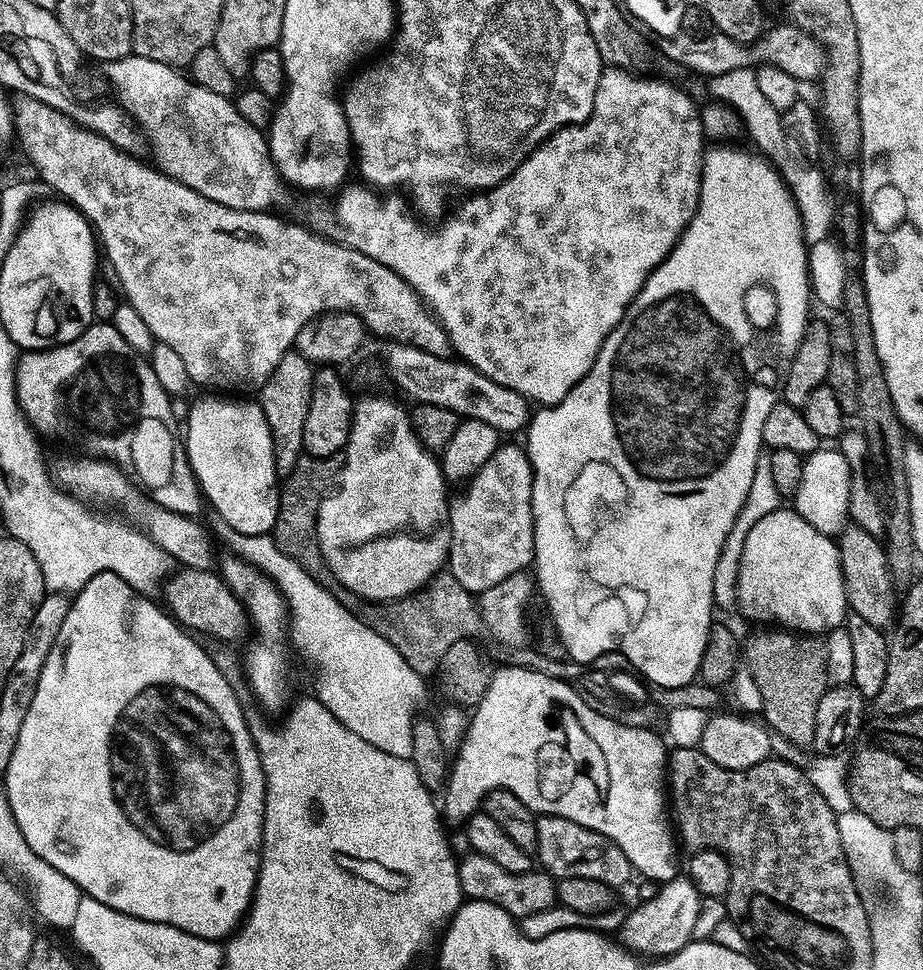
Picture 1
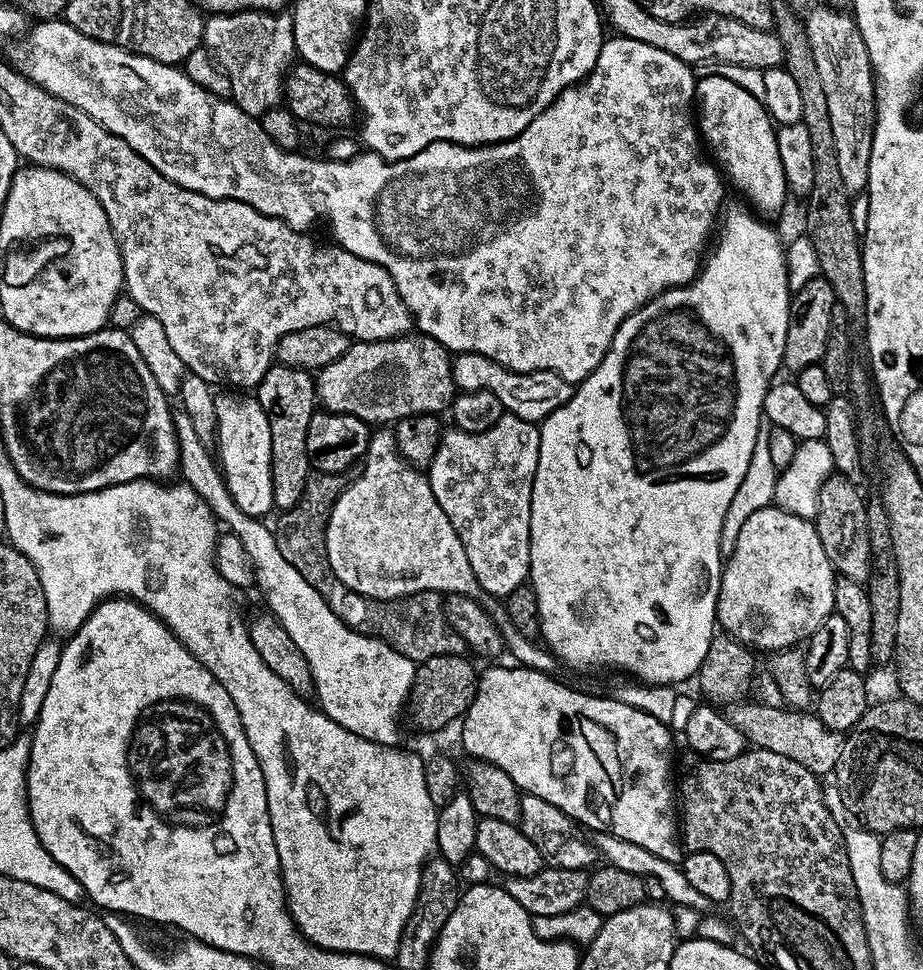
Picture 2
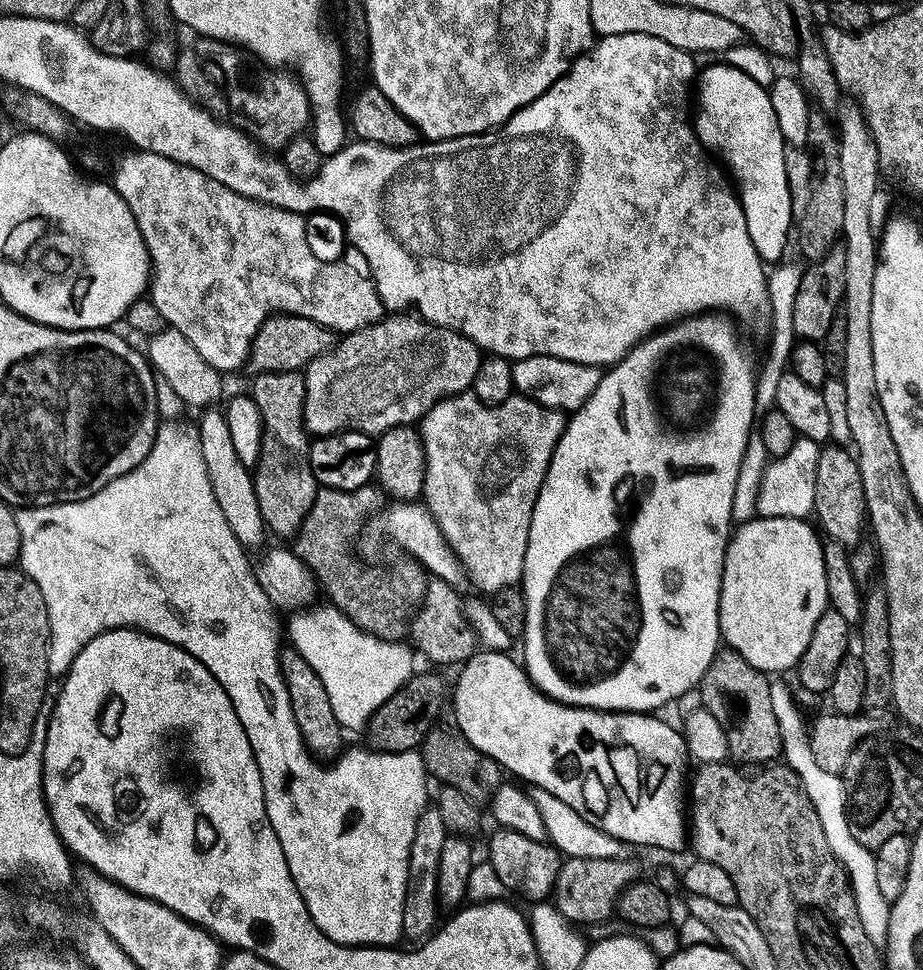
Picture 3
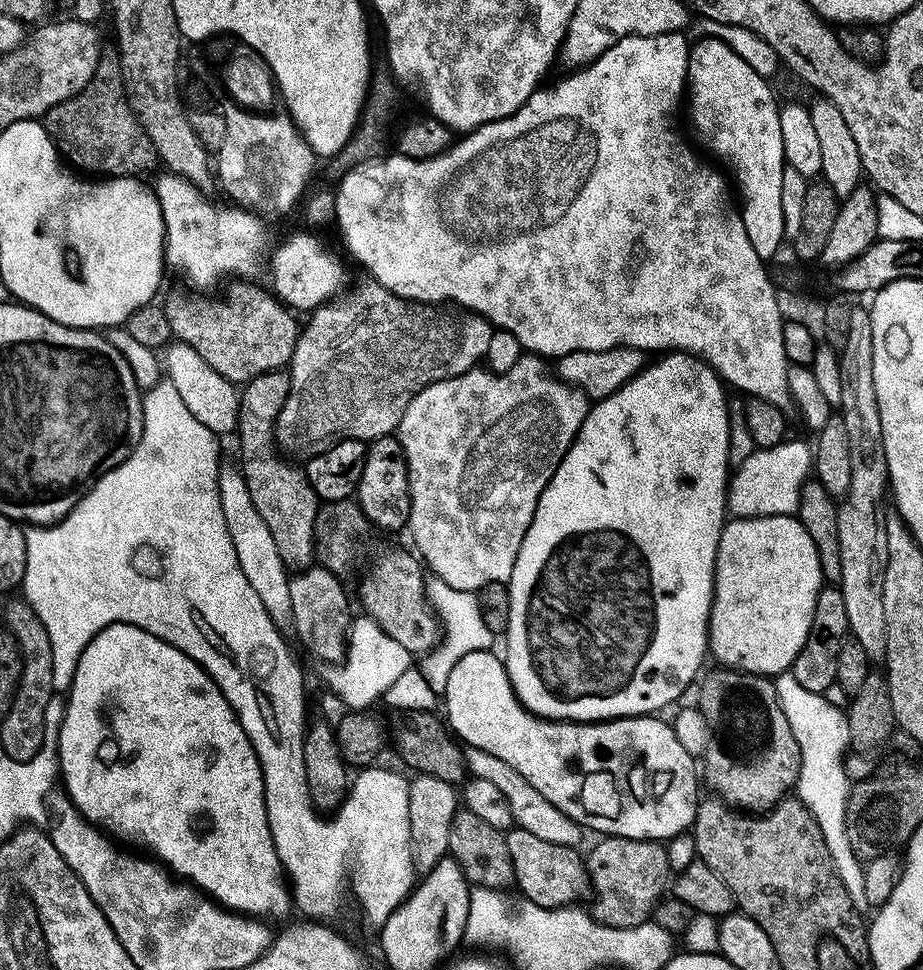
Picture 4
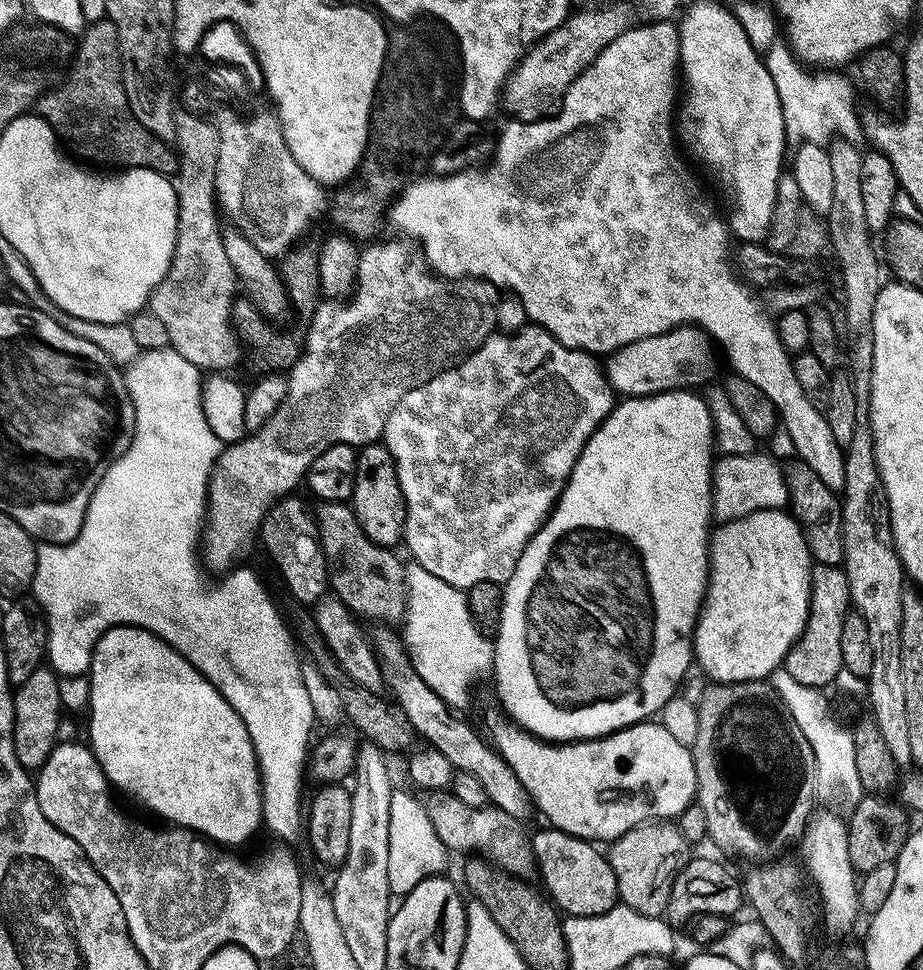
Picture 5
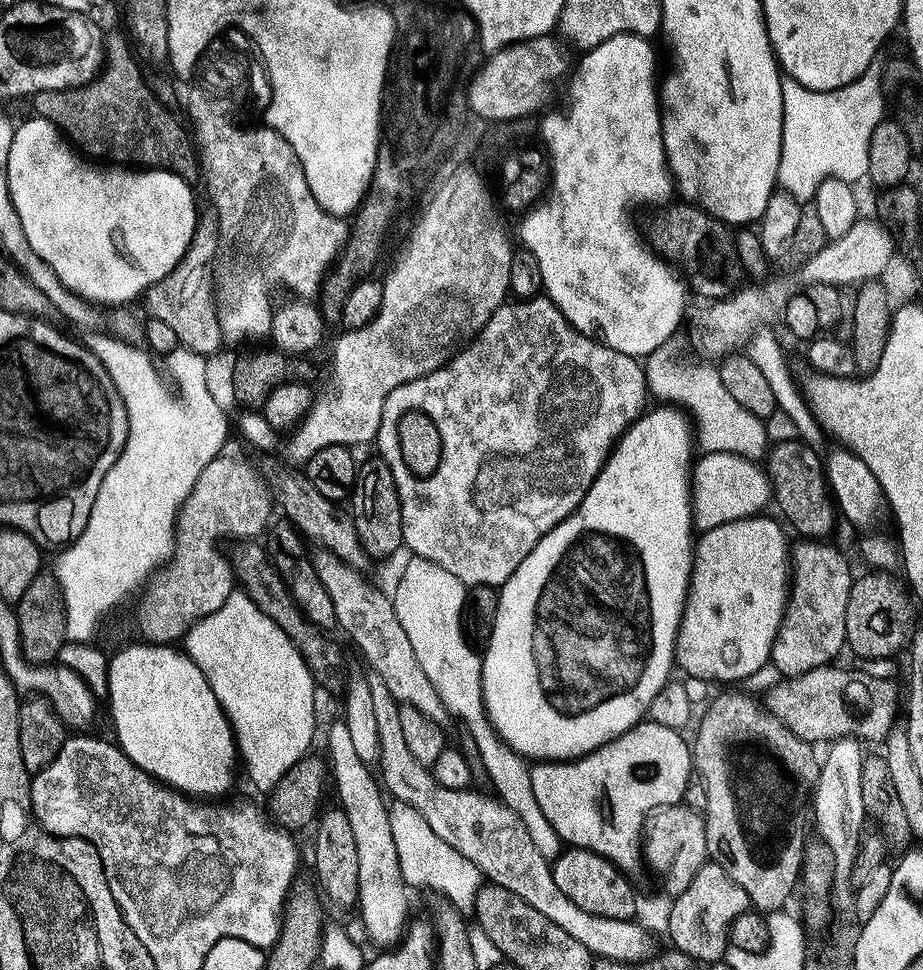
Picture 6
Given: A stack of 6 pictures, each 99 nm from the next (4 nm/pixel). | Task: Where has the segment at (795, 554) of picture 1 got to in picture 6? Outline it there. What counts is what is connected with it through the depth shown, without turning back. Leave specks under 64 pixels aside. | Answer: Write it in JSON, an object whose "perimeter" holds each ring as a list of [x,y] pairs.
{"perimeter":[[[768,514],[747,516],[738,522],[726,522],[722,526],[714,526],[714,530],[703,533],[695,541],[692,554],[692,576],[688,580],[688,597],[684,600],[684,613],[680,619],[680,629],[676,635],[674,664],[679,671],[681,668],[686,675],[693,676],[696,680],[744,680],[747,676],[754,675],[763,664],[769,663],[774,638],[778,634],[778,626],[784,617],[784,606],[788,603],[788,589],[790,587],[790,540],[784,537],[784,532],[780,529],[781,521],[776,520],[771,520]]]}

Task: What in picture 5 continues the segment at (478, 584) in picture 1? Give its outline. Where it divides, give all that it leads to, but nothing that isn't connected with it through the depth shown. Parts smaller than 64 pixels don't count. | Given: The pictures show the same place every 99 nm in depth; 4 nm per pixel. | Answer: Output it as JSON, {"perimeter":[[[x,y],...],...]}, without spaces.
{"perimeter":[[[525,326],[511,334],[493,334],[489,336],[488,341],[485,342],[473,356],[469,356],[468,359],[463,360],[458,367],[451,368],[442,374],[438,374],[438,378],[434,378],[430,382],[426,382],[422,386],[410,390],[410,394],[406,394],[406,398],[402,398],[402,402],[398,402],[398,406],[394,406],[394,410],[390,414],[390,418],[384,427],[382,442],[390,450],[390,454],[394,458],[396,469],[398,470],[398,482],[402,486],[402,494],[404,495],[404,501],[408,507],[408,517],[404,523],[403,543],[405,545],[408,544],[409,550],[412,551],[411,559],[415,561],[415,563],[420,564],[426,570],[430,570],[430,574],[434,574],[434,578],[442,578],[442,582],[446,582],[450,586],[454,586],[461,590],[467,590],[470,586],[474,586],[474,582],[494,582],[501,586],[507,584],[518,566],[518,558],[522,558],[522,550],[528,545],[530,538],[534,538],[534,534],[537,530],[544,525],[544,521],[548,519],[552,509],[555,508],[557,500],[560,499],[560,495],[564,493],[564,486],[567,484],[588,439],[595,434],[596,429],[599,428],[600,424],[611,414],[614,407],[614,399],[612,400],[612,398],[614,398],[614,391],[605,376],[605,369],[602,367],[601,361],[599,360],[598,362],[596,360],[599,359],[597,359],[595,355],[582,352],[578,348],[568,348],[562,342],[558,342],[558,338],[554,338],[545,330],[545,328],[539,326]]]}

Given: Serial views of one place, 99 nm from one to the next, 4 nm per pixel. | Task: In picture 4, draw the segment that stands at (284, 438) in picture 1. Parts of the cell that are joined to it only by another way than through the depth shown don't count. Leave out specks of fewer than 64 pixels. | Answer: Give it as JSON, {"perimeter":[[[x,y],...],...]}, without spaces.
{"perimeter":[[[287,371],[263,372],[249,380],[240,392],[240,409],[236,432],[240,436],[240,460],[244,481],[249,487],[255,509],[266,522],[279,557],[289,570],[306,569],[317,559],[316,515],[322,503],[310,486],[307,475],[295,468],[278,451],[276,423],[278,414],[292,389],[292,378]]]}

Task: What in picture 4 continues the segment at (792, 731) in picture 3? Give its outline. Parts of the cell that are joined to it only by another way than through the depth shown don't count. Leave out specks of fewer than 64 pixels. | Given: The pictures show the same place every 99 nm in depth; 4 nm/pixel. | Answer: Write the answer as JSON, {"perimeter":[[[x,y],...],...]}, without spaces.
{"perimeter":[[[791,672],[780,673],[774,680],[776,686],[776,693],[779,696],[779,704],[782,706],[783,713],[786,714],[786,722],[790,722],[790,730],[794,730],[794,738],[798,742],[800,747],[800,776],[796,779],[796,786],[794,789],[795,795],[798,799],[807,806],[807,808],[812,812],[812,816],[818,822],[818,826],[822,830],[824,835],[824,841],[828,847],[828,853],[832,859],[832,866],[835,868],[838,878],[842,882],[842,886],[846,886],[846,894],[850,894],[850,902],[856,905],[857,909],[864,910],[868,908],[868,902],[866,900],[866,889],[865,889],[865,877],[864,877],[864,864],[862,863],[860,857],[854,854],[854,850],[850,846],[850,838],[846,838],[846,822],[844,821],[844,808],[848,805],[848,793],[850,791],[850,779],[849,775],[845,772],[845,759],[846,752],[844,752],[844,747],[847,749],[850,744],[850,726],[848,725],[847,715],[839,708],[832,704],[828,698],[823,693],[814,692],[806,689],[806,687],[799,685],[798,680],[794,678]]]}

